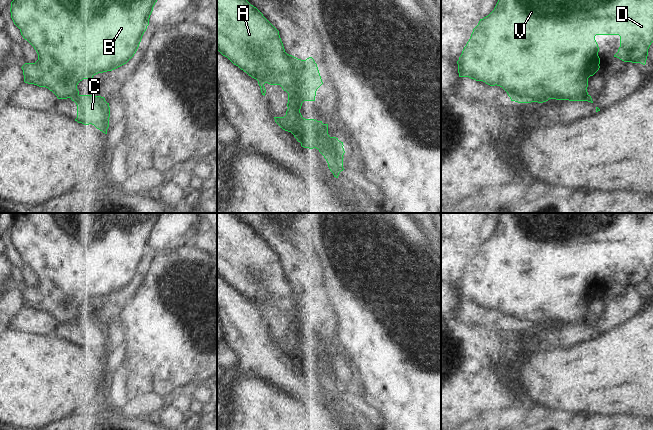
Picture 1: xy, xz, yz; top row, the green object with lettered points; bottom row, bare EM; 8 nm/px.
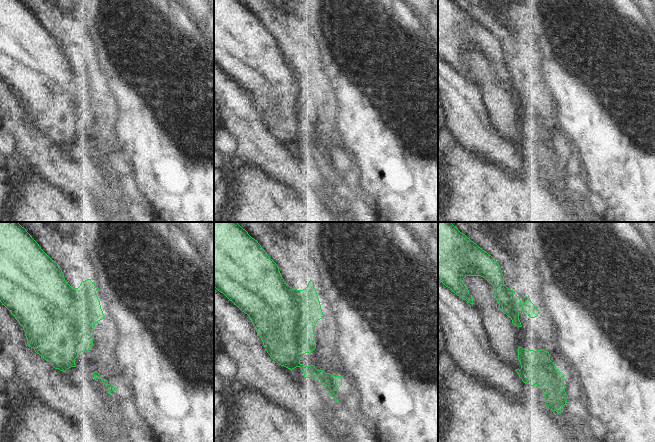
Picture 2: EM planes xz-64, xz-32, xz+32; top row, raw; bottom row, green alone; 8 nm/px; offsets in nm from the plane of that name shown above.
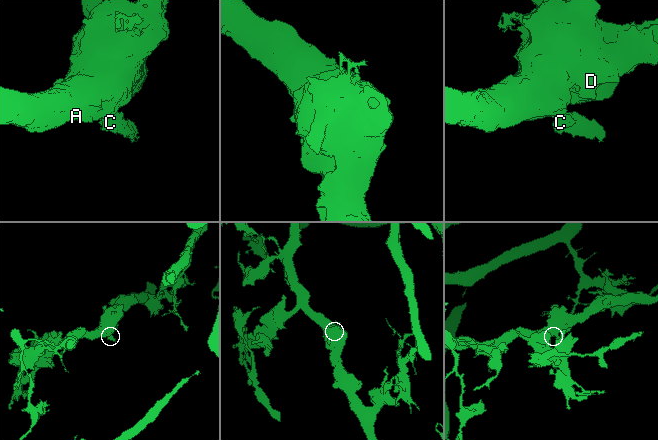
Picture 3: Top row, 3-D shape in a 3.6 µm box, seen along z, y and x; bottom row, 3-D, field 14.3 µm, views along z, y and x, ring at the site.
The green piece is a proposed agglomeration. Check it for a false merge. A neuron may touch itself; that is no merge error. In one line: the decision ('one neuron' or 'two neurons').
two neurons

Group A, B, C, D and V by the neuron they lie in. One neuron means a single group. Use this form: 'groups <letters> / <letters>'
groups A B D V / C

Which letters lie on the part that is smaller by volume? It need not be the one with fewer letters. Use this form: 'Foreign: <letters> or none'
Foreign: C

